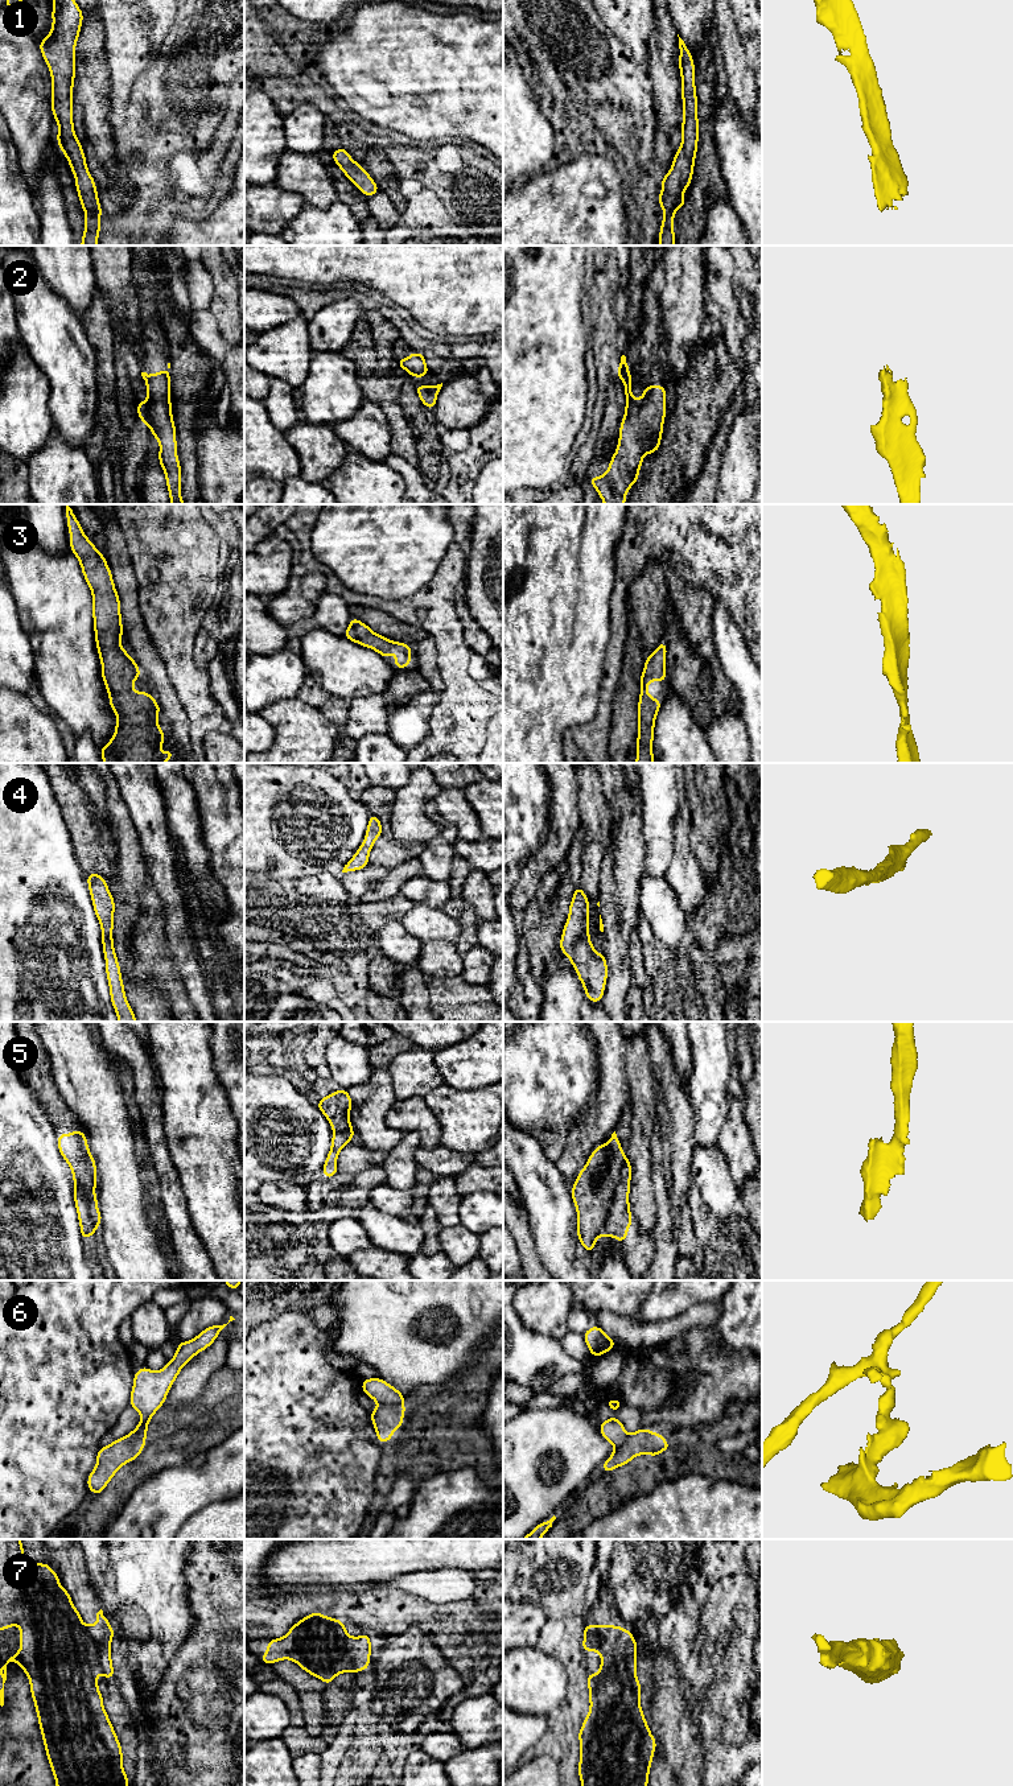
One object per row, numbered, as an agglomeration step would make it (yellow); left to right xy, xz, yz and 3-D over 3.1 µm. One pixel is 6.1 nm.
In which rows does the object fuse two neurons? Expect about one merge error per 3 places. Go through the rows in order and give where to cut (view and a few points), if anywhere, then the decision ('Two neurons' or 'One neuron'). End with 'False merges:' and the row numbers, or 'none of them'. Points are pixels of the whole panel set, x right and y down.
1: No split. One neuron
2: No split. One neuron
3: No split. One neuron
4: No split. One neuron
5: Split along yz (626, 1159), (620, 1171), (620, 1182), (608, 1220), (597, 1234). Two neurons
6: Split along xz (379, 1402), (403, 1405). Two neurons
7: Split along xy (110, 1650), (97, 1650), (91, 1655), (94, 1670). Two neurons
False merges: 5, 6, 7

